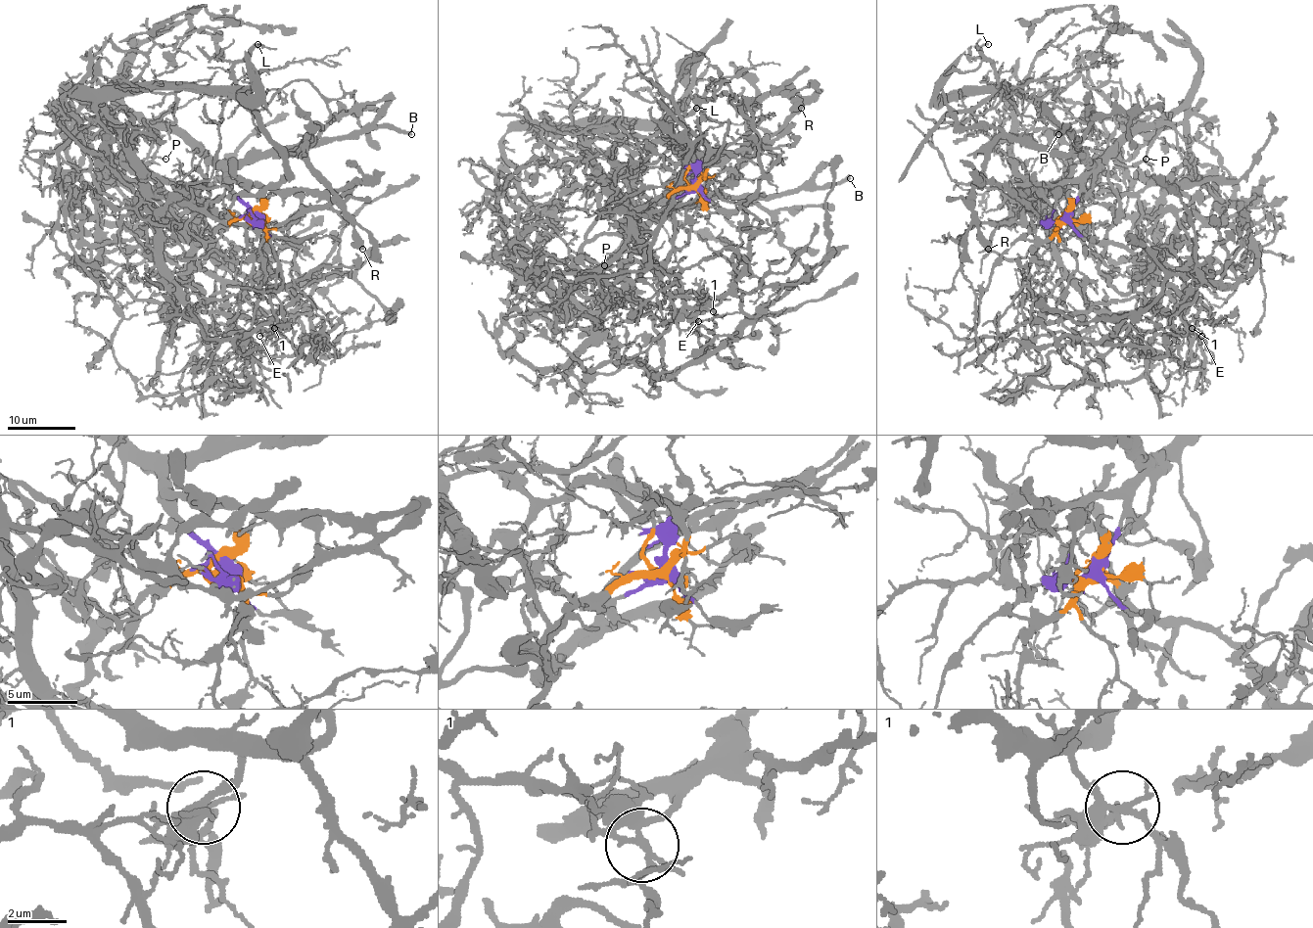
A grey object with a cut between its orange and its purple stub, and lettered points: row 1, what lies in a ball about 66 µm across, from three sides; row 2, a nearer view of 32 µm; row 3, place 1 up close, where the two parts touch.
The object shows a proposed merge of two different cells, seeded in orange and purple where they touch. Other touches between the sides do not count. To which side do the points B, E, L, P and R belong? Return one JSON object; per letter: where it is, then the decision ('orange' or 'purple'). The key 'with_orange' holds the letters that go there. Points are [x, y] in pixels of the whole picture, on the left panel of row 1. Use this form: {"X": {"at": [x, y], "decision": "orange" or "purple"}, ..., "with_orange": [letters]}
{"B": {"at": [411, 134], "decision": "purple"}, "E": {"at": [259, 336], "decision": "orange"}, "L": {"at": [257, 44], "decision": "purple"}, "P": {"at": [165, 159], "decision": "purple"}, "R": {"at": [362, 249], "decision": "purple"}, "with_orange": ["E"]}

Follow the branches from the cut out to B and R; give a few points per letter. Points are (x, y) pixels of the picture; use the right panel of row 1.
B: (1066, 217), (1066, 210), (1078, 197), (1090, 167), (1078, 153), (1066, 127), (1057, 134)
R: (1066, 217), (1090, 167), (1080, 158), (1000, 137), (987, 151), (985, 178), (974, 190), (973, 218), (988, 250)

